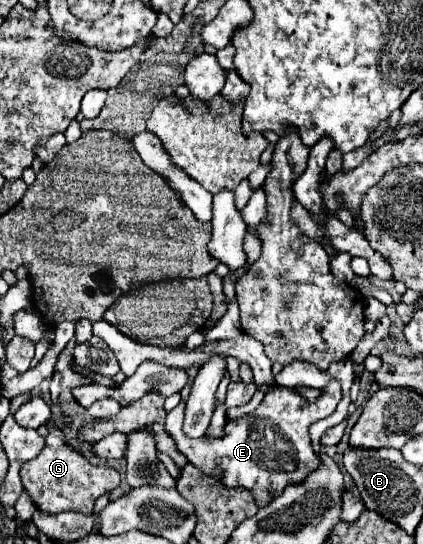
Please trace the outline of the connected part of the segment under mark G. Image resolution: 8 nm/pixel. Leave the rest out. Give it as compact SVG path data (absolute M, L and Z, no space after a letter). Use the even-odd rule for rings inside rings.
M46 422L46 428L48 436L42 454L26 464L24 488L40 512L80 512L90 516L96 498L108 490L114 490L120 484L120 472L110 466L90 464L90 460L82 452L66 442L66 434L54 422Z

